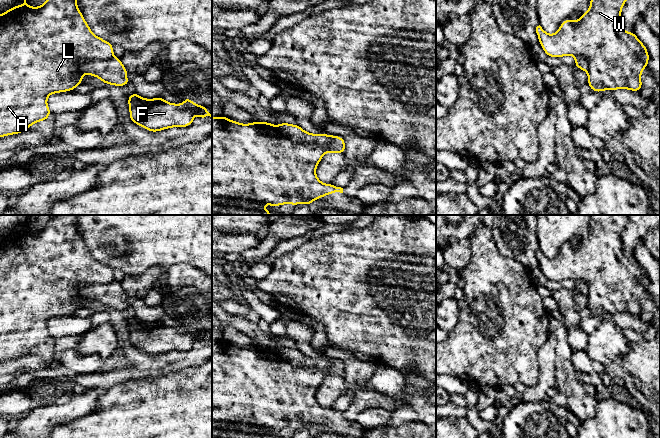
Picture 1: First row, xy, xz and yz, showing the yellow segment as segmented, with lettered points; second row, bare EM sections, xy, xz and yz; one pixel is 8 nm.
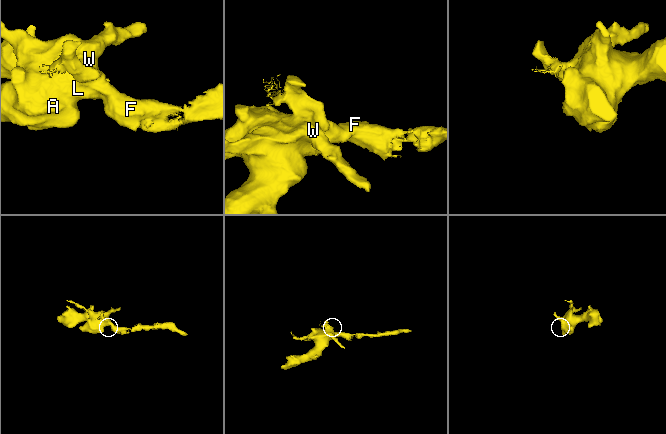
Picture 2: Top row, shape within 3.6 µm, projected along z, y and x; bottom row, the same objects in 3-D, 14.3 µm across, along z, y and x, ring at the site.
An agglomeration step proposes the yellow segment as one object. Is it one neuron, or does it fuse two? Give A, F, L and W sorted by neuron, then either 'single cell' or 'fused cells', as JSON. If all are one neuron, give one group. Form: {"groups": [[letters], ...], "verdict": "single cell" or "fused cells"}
{"groups": [["A", "L", "W"], ["F"]], "verdict": "fused cells"}

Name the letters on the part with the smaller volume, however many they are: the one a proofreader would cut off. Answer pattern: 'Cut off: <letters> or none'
Cut off: F

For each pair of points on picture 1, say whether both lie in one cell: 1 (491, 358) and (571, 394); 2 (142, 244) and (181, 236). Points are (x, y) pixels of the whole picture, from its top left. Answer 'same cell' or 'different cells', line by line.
1: different cells
2: same cell

